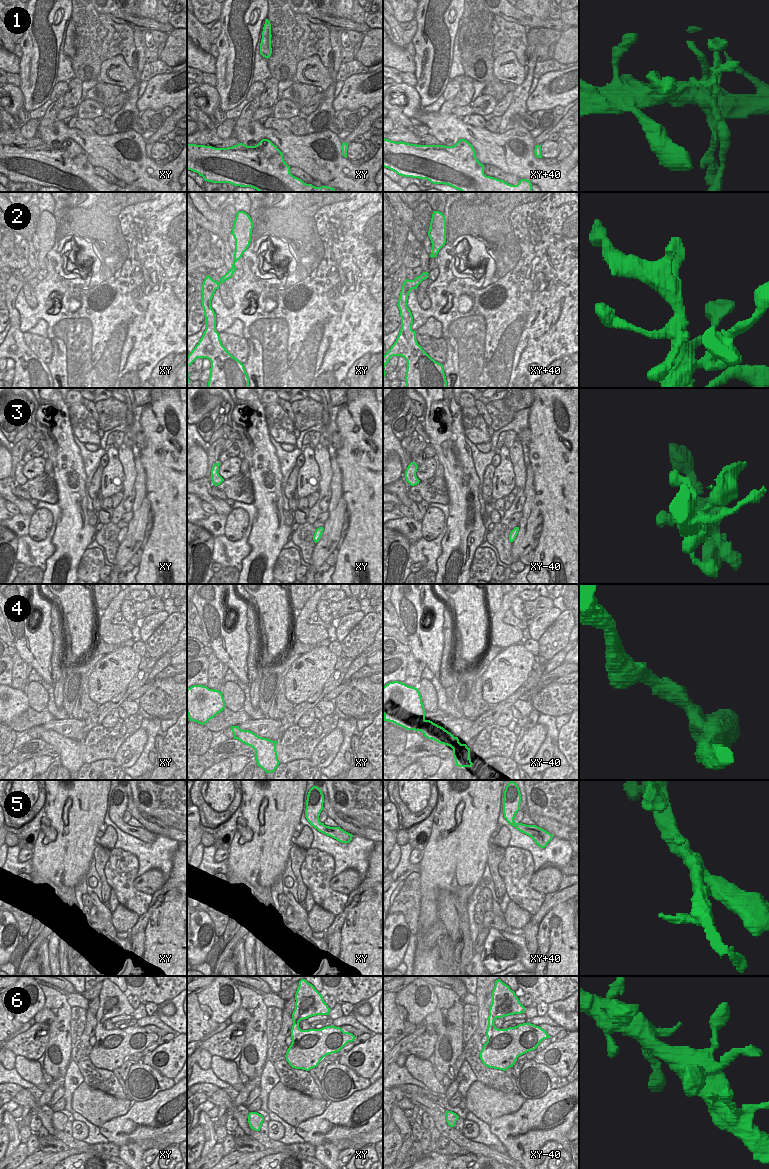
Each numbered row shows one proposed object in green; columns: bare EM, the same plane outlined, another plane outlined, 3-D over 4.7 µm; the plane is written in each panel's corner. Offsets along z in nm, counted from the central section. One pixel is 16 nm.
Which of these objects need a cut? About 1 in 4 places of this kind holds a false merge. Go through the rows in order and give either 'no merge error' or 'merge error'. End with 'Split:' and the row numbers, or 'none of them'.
1: no merge error
2: no merge error
3: no merge error
4: no merge error
5: no merge error
6: no merge error
Split: none of them

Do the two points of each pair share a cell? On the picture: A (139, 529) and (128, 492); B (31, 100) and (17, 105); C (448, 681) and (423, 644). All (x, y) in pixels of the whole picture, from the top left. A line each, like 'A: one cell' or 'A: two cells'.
A: two cells
B: two cells
C: two cells

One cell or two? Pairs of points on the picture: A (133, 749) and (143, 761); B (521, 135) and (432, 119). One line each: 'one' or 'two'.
A: two
B: one

